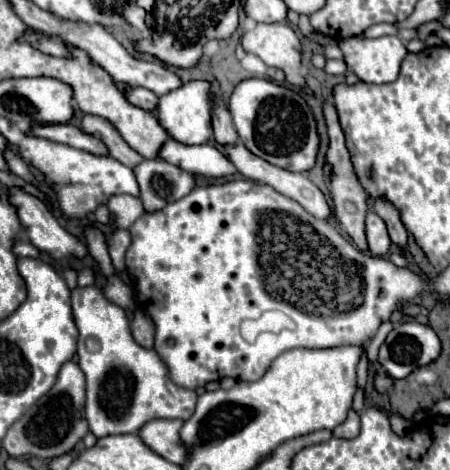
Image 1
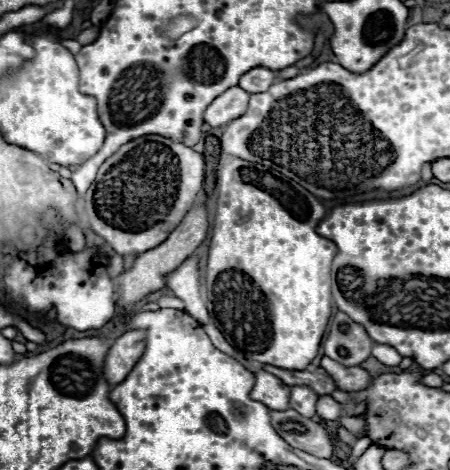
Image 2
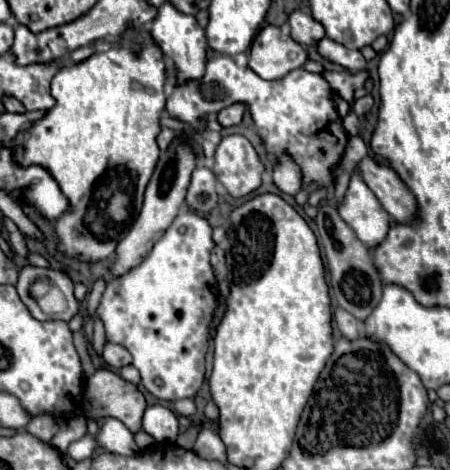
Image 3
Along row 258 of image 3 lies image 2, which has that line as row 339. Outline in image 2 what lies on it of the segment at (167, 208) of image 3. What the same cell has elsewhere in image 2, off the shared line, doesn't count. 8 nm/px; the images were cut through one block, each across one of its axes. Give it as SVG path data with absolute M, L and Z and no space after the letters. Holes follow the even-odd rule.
M130 330L120 338L116 338L104 358L104 376L108 384L112 386L120 384L128 376L128 370L132 370L136 358L140 358L142 352L144 352L142 330Z

